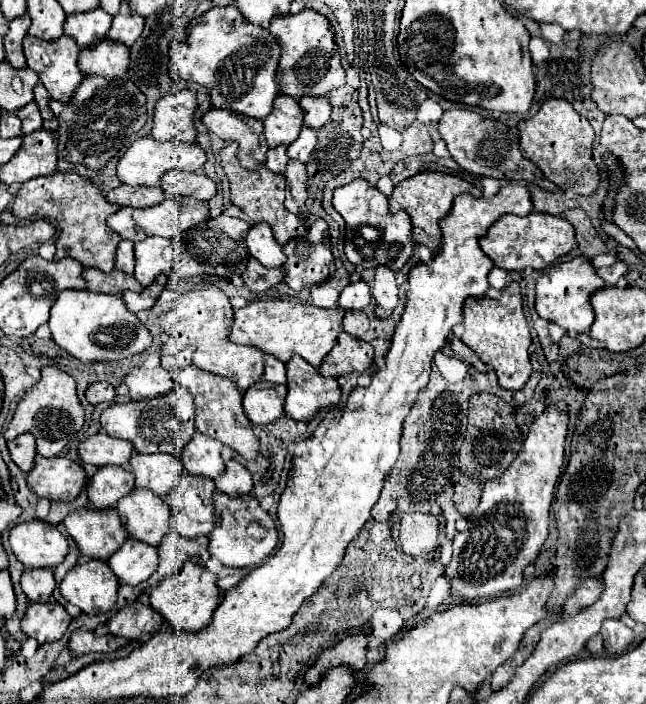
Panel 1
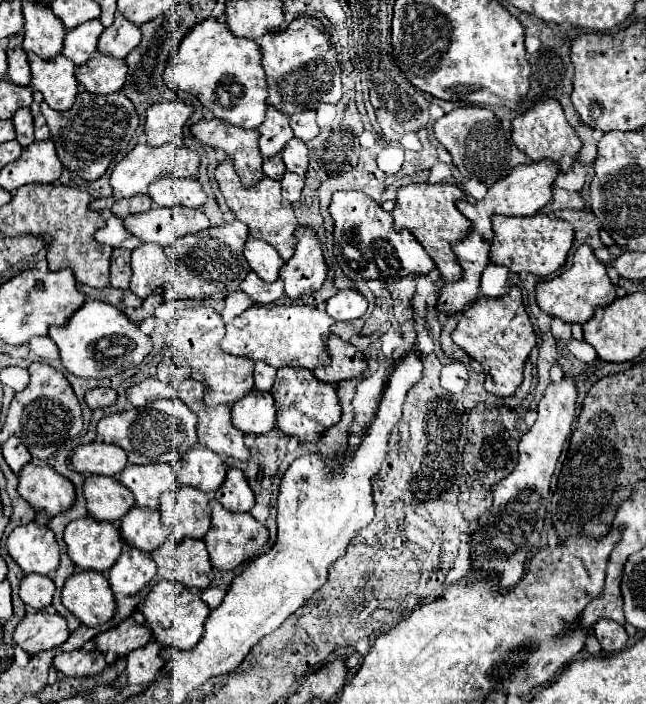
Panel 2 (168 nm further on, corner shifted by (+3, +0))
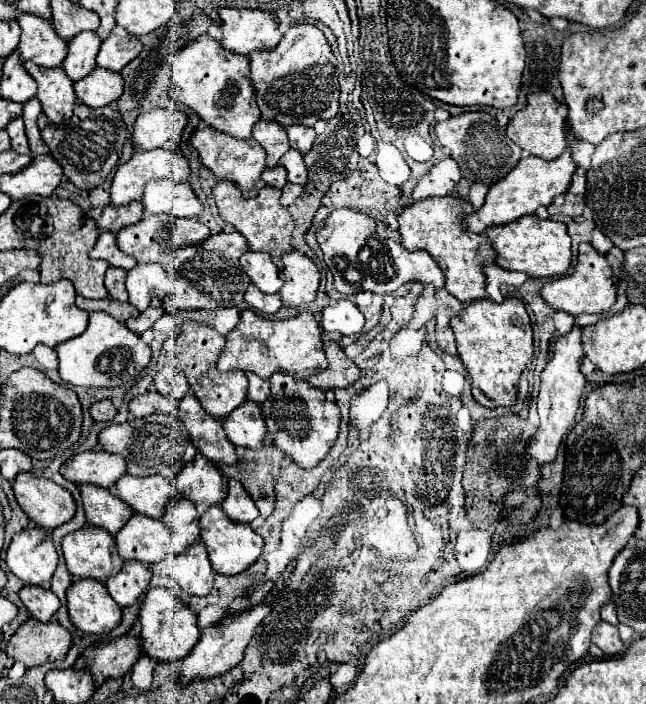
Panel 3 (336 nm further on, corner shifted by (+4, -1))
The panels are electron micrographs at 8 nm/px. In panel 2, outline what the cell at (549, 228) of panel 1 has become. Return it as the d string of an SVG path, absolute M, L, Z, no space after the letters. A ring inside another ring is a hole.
M537 213L531 217L493 215L491 223L493 223L495 237L491 241L489 259L493 263L503 265L513 273L527 271L537 277L547 277L565 265L567 253L573 245L573 227L567 221L557 219L553 215Z

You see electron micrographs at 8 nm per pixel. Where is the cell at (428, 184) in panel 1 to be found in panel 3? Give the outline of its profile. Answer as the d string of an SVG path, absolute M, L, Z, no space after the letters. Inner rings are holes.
M432 196L432 198L412 202L398 214L402 246L406 246L408 250L422 248L430 252L446 276L444 288L460 302L486 298L482 260L494 260L496 256L488 238L472 234L464 224L462 204L464 204L462 198L456 198L456 196Z

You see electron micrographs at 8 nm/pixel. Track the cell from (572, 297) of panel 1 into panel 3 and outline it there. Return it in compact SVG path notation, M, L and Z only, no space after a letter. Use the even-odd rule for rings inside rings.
M580 244L580 252L578 252L578 264L574 268L572 274L556 278L552 282L546 282L540 290L544 302L548 302L550 308L554 310L564 310L570 316L578 316L578 314L606 314L612 304L616 302L616 286L618 280L612 272L612 268L608 266L606 258L602 254L598 254L592 244Z

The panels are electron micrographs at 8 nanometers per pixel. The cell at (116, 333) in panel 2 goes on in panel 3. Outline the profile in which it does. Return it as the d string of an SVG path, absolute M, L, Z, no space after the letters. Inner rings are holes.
M92 312L84 334L62 342L56 348L56 352L60 360L60 378L72 386L88 388L120 386L128 378L136 376L140 370L144 370L152 356L150 346L144 344L144 340L138 334L132 334L126 328L126 324L118 322L116 318L104 312Z

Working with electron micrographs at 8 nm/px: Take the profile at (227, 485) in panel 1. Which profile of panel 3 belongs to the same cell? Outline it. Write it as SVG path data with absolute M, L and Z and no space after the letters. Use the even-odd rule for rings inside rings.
M234 478L228 482L228 496L224 498L224 502L220 506L224 508L228 518L234 520L234 522L244 522L246 524L246 522L252 522L258 516L256 504L252 502L250 494Z

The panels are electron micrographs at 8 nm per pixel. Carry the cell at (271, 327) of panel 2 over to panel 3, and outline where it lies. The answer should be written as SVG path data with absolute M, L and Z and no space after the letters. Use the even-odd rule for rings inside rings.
M242 310L238 326L226 334L226 346L220 352L216 368L220 372L254 372L264 380L268 380L274 372L288 372L294 378L306 380L308 376L318 374L326 368L320 324L308 310L288 320L266 320L254 310Z

